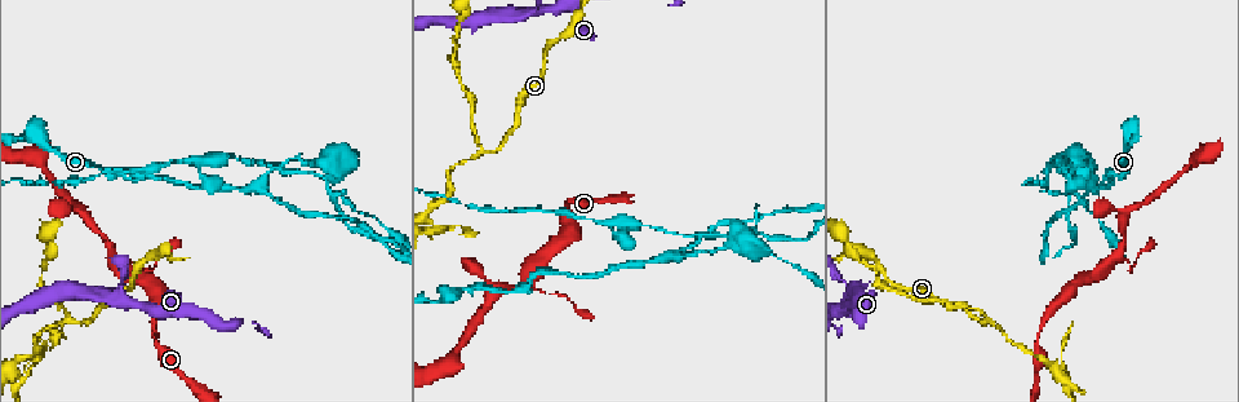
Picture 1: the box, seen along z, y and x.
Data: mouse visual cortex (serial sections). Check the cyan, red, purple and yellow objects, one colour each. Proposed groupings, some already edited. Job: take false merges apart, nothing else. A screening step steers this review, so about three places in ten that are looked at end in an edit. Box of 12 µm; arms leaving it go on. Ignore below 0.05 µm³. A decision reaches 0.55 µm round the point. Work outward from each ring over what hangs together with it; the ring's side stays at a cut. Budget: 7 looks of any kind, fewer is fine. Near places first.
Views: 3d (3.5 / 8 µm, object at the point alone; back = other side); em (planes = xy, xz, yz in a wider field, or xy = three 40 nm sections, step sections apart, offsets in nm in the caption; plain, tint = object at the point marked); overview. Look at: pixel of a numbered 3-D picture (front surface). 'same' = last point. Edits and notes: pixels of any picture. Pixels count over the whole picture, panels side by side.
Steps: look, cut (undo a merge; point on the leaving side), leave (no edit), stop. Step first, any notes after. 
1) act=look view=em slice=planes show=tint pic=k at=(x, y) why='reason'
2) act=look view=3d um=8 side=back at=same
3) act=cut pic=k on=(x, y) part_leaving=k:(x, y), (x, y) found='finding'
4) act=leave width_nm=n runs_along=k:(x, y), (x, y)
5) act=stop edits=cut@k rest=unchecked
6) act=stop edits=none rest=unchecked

act=look view=3d um=3.5 pic=1 at=(75, 322) why='sharp bend'

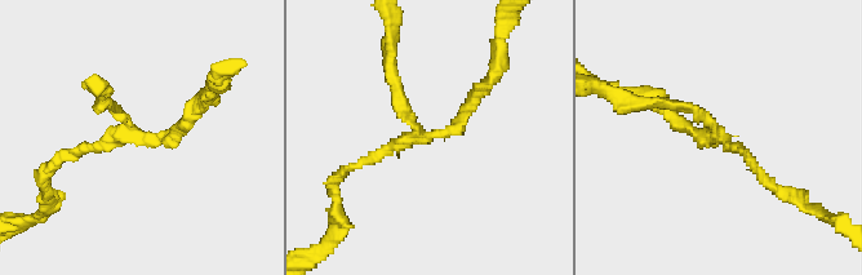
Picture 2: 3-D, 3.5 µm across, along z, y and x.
act=look view=em slice=planes show=tint pic=2 at=(135, 136)

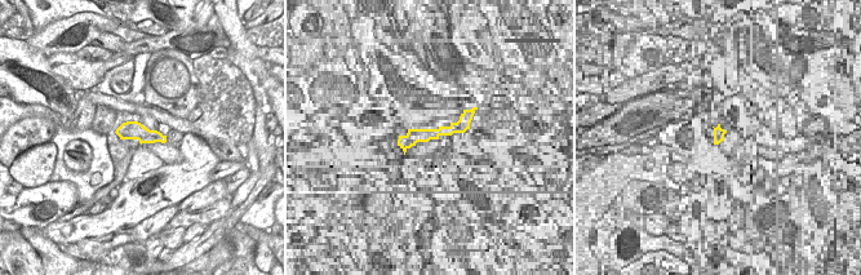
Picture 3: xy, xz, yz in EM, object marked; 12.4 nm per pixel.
act=look view=em slice=xy step=3 show=tint at=same

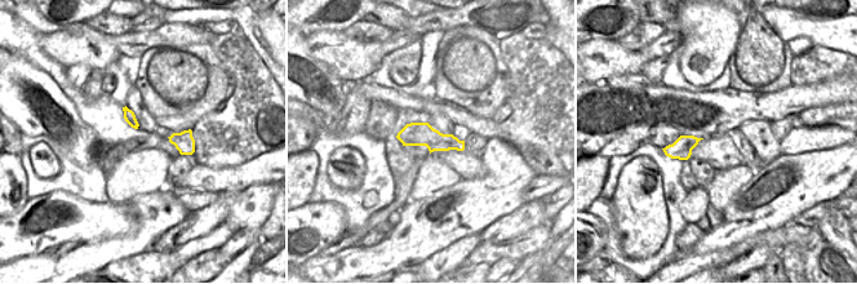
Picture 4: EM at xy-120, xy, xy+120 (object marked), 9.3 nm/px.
act=leave arms=3 runs_along=4:(400, 136), (427, 136), (461, 146) found='one cell here'

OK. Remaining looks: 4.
act=look view=3d um=8 pic=1 at=(524, 280) why='three-way junction'

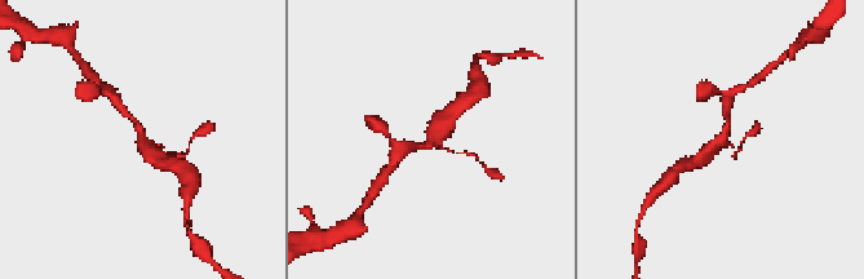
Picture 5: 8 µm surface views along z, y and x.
act=look view=em slice=xy step=3 show=tint pic=5 at=(717, 140) arms=3 arm_widths_nm=100,150,400 why='shape alone is not enough'

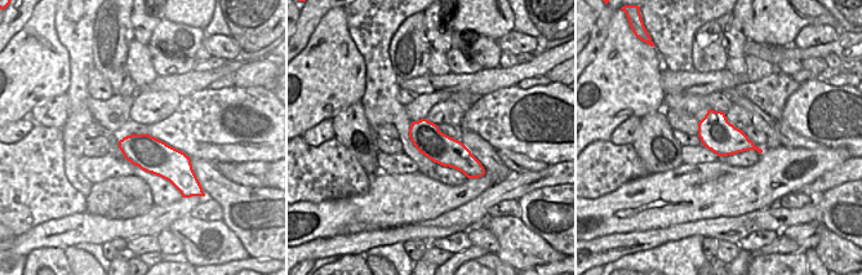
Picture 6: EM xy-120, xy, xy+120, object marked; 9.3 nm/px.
act=leave runs_along=5:(163, 162), (124, 110) found='all the same cell'

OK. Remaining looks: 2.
act=look view=3d um=3.5 pic=1 at=(1063, 371)

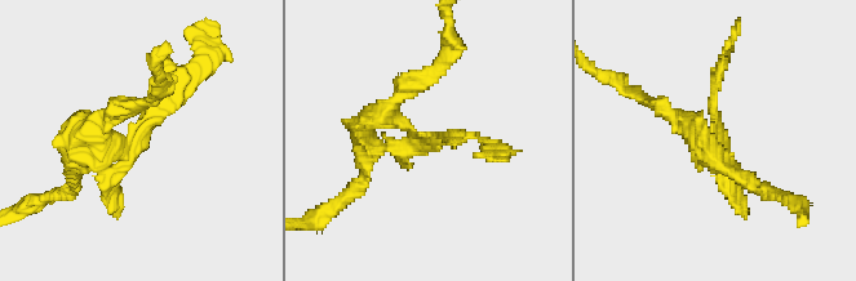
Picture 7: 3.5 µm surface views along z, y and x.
act=look view=em slice=xy step=5 show=tint pic=7 at=(415, 133)

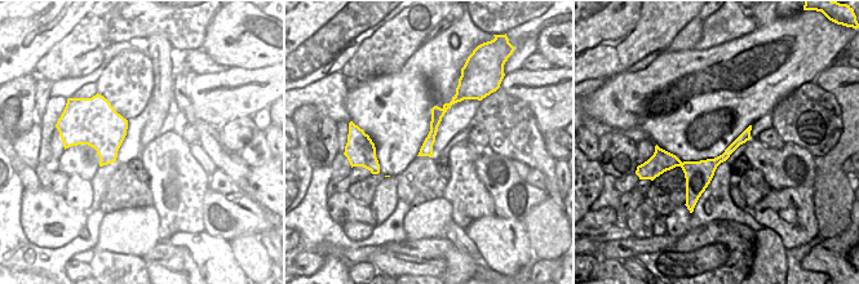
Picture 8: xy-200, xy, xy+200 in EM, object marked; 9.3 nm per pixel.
act=cut pic=7 on=(160, 110) part_leaving=7:(125, 150), (137, 146), (204, 58) found='two cells meet here'

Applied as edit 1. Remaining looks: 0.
act=stop edits=cut@7 rest=unchecked

